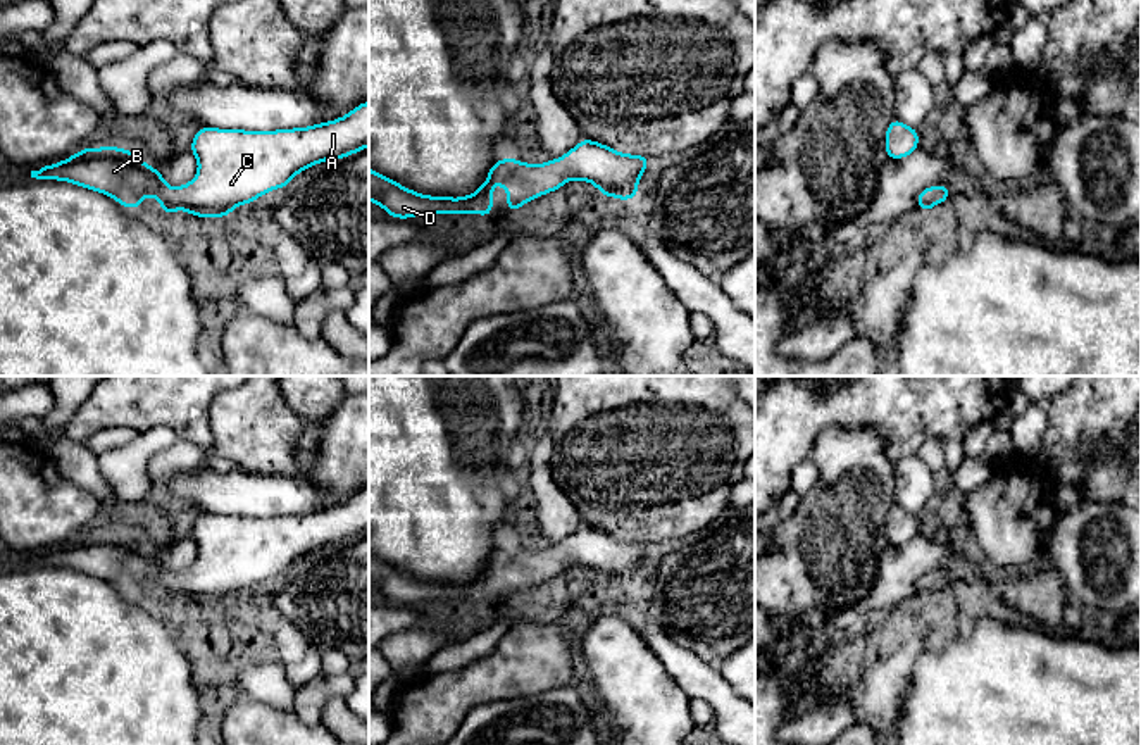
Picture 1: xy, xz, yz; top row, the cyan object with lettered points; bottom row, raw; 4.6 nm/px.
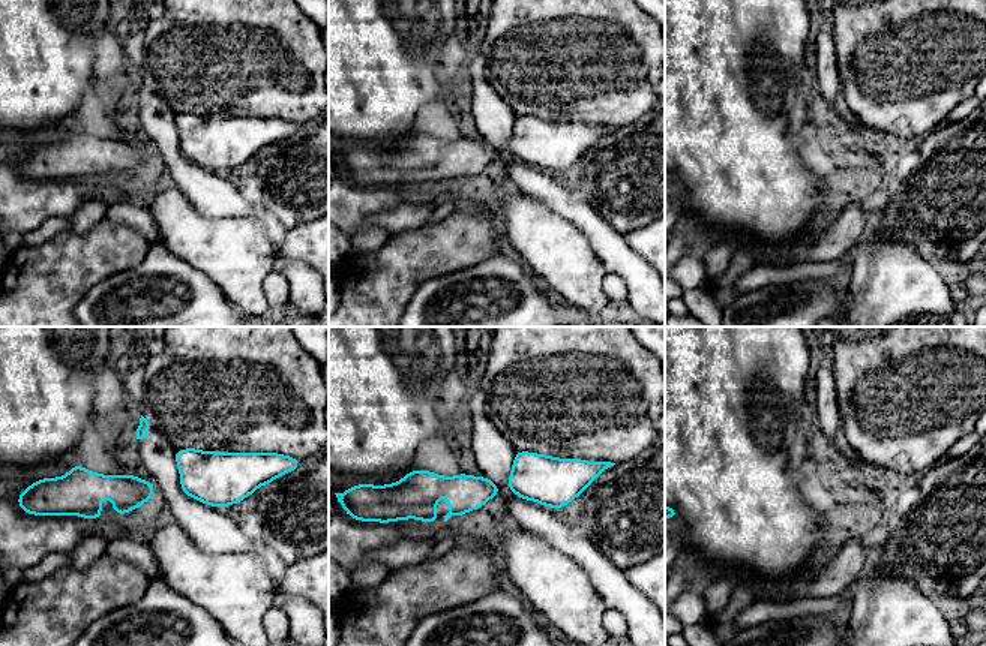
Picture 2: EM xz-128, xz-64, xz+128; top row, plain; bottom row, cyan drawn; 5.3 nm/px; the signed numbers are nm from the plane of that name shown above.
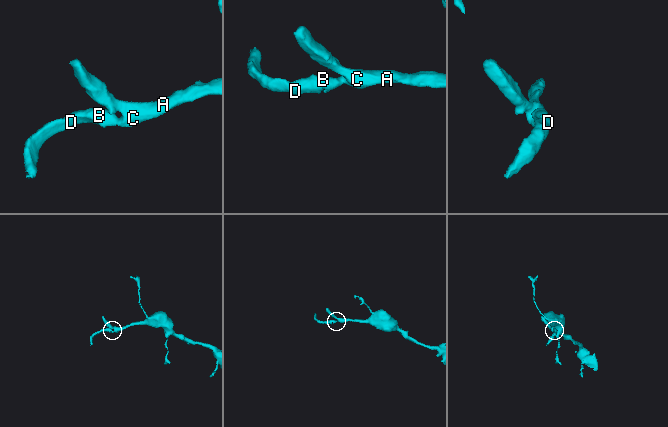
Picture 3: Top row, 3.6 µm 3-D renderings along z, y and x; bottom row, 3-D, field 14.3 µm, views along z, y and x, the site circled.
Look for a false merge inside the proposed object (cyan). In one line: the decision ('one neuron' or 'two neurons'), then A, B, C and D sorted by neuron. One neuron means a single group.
one neuron; groups A B C D

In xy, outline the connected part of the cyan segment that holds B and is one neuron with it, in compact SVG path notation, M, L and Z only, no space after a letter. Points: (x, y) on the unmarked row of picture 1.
M369 486L340 505L307 514L246 517L202 512L190 538L198 547L195 566L174 576L160 555L150 554L136 540L119 533L83 535L67 547L40 552L31 564L67 567L117 586L124 595L138 595L145 583L160 588L162 600L178 595L195 604L228 604L233 595L252 590L264 579L288 573L293 564L324 547L338 547L369 533Z

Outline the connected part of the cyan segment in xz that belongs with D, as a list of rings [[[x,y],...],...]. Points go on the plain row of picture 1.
[[[583,524],[560,545],[545,550],[526,550],[514,543],[496,547],[481,574],[460,585],[417,579],[369,554],[369,586],[396,605],[450,598],[489,604],[495,569],[507,574],[507,597],[514,600],[529,586],[552,579],[570,566],[588,567],[605,583],[634,586],[638,567],[650,545],[620,540],[600,528]]]

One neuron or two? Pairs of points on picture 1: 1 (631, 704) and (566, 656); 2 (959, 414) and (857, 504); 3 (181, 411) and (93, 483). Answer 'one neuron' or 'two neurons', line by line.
1: two neurons
2: two neurons
3: two neurons

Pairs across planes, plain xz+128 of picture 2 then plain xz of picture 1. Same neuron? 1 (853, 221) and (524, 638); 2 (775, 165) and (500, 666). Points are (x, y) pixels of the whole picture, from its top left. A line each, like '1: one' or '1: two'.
1: one
2: two

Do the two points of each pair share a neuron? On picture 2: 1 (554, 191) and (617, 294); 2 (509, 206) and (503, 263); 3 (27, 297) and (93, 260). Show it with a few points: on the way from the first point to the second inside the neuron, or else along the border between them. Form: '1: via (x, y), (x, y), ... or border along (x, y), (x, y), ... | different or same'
1: border along (607, 272), (614, 272), (625, 282), (623, 305) | different
2: border along (505, 248), (515, 257) | different
3: via (44, 285), (77, 261) | same

